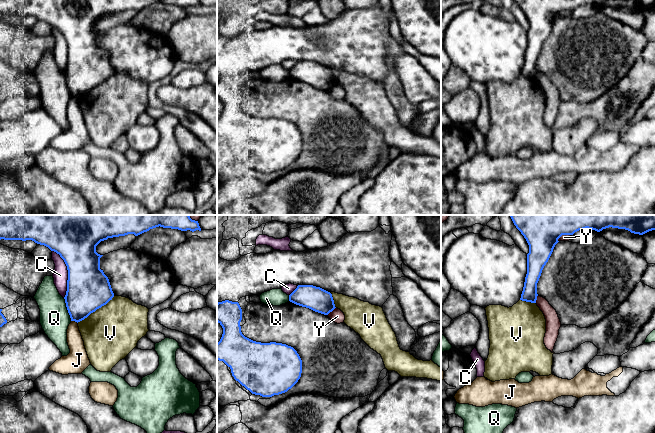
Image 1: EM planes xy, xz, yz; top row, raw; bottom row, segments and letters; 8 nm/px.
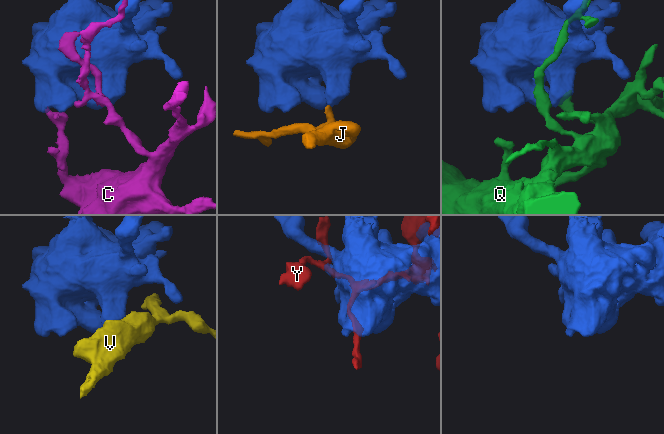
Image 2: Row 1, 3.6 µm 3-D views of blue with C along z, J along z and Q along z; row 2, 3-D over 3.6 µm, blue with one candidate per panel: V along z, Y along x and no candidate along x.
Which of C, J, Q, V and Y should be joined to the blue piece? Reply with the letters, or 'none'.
none

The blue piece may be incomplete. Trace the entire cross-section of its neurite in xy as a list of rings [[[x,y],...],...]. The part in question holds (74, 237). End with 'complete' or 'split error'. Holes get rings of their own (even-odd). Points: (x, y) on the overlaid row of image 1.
[[[0,215],[0,240],[32,240],[60,255],[68,270],[67,291],[64,297],[66,307],[71,321],[78,323],[114,297],[109,279],[100,269],[100,258],[103,255],[96,252],[96,246],[108,238],[128,234],[138,236],[159,226],[181,231],[201,231],[198,221],[192,220],[189,215]]]; complete

